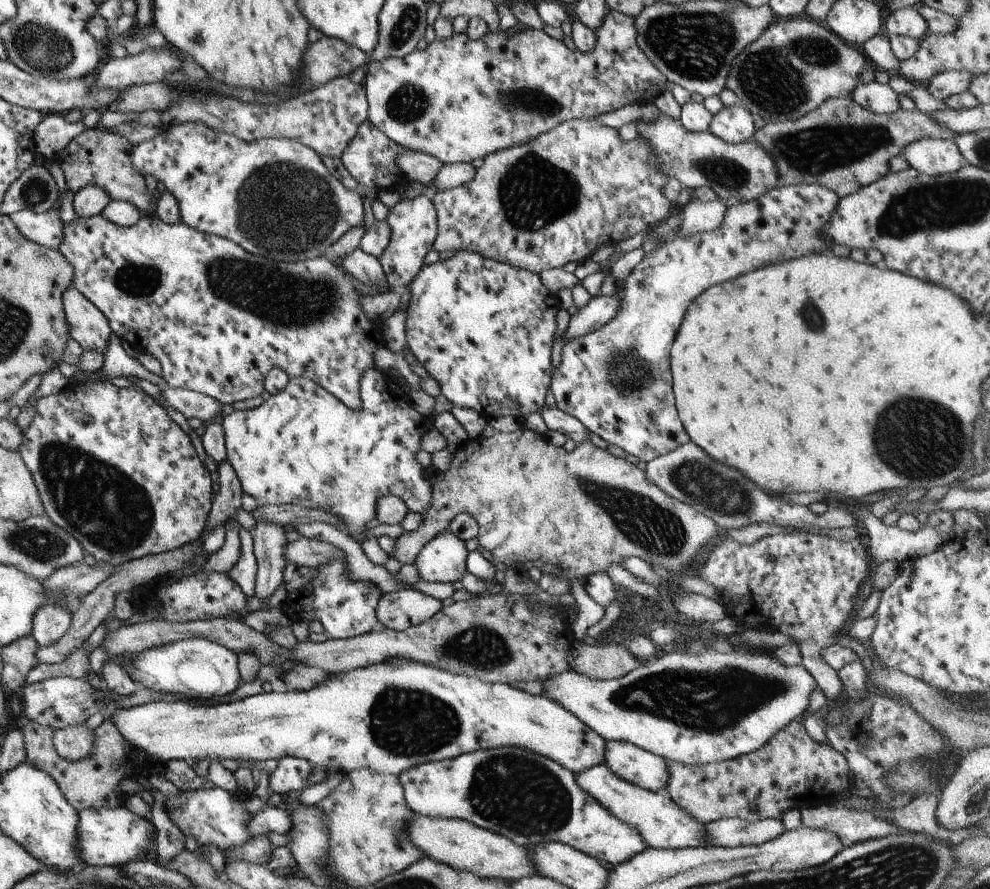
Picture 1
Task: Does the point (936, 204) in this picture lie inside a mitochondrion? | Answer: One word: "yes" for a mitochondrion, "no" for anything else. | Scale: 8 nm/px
yes

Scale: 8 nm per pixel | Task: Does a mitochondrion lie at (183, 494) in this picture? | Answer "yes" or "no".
no

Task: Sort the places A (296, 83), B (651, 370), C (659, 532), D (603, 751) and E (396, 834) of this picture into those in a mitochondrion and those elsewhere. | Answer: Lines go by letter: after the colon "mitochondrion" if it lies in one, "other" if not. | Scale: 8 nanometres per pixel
A: other
B: mitochondrion
C: mitochondrion
D: other
E: mitochondrion

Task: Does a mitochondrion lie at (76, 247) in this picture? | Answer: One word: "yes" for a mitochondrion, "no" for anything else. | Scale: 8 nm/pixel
no

